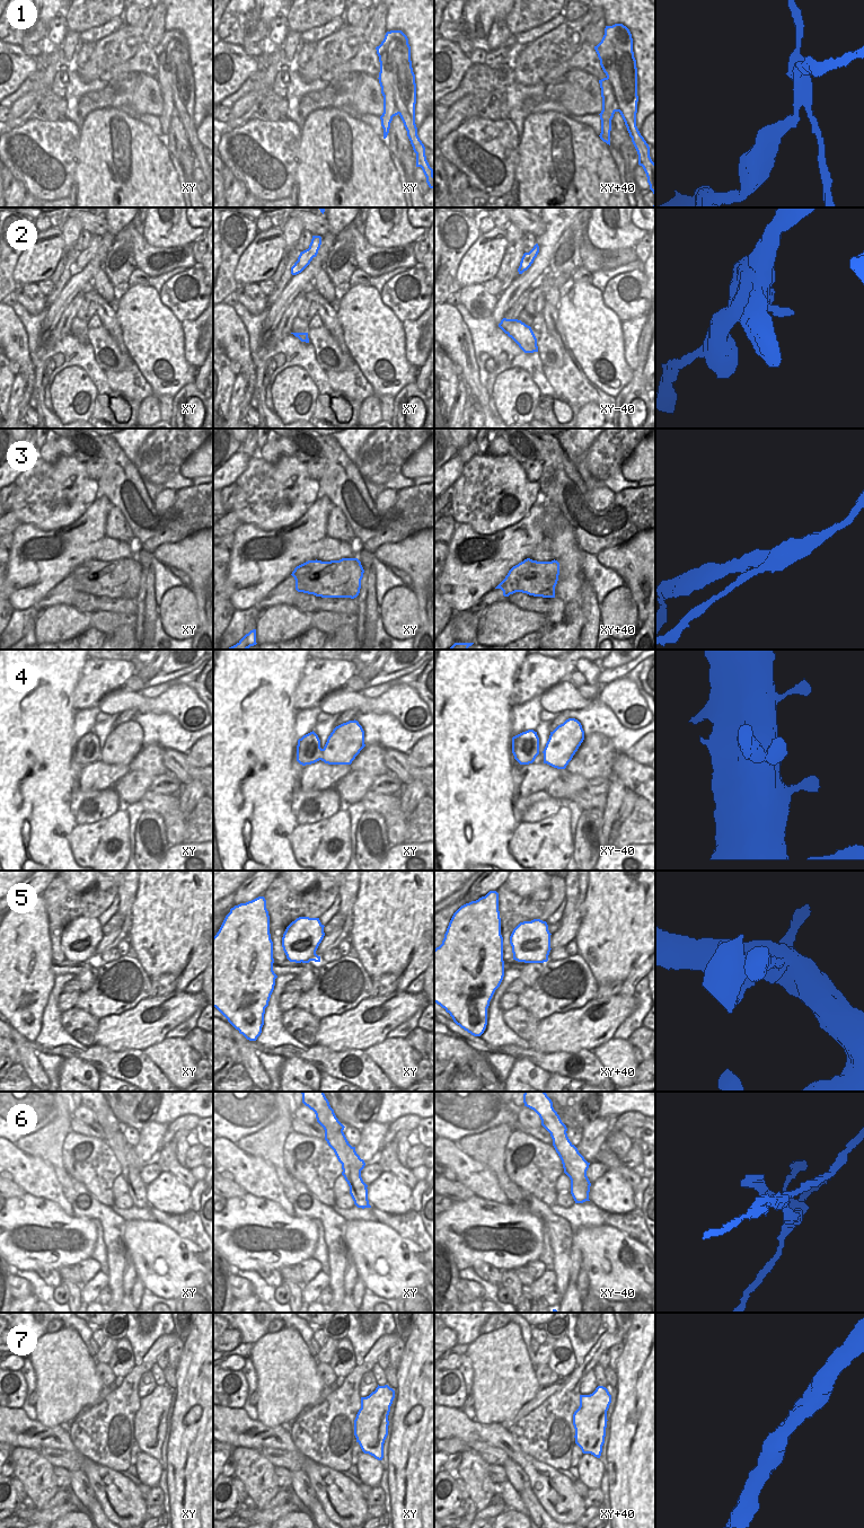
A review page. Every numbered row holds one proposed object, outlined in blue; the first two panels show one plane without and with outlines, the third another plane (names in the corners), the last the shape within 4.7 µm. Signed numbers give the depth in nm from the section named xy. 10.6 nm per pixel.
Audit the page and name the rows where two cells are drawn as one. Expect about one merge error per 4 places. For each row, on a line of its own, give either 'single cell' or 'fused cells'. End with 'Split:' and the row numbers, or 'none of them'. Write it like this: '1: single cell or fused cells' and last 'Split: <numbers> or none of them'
1: fused cells
2: single cell
3: fused cells
4: single cell
5: single cell
6: fused cells
7: single cell
Split: 1, 3, 6

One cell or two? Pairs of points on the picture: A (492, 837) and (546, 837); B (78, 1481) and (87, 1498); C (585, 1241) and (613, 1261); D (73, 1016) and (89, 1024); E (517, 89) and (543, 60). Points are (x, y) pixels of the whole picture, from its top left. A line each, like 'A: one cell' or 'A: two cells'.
A: two cells
B: one cell
C: one cell
D: one cell
E: two cells

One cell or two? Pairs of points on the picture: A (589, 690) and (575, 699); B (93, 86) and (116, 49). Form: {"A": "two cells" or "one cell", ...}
{"A": "two cells", "B": "two cells"}

